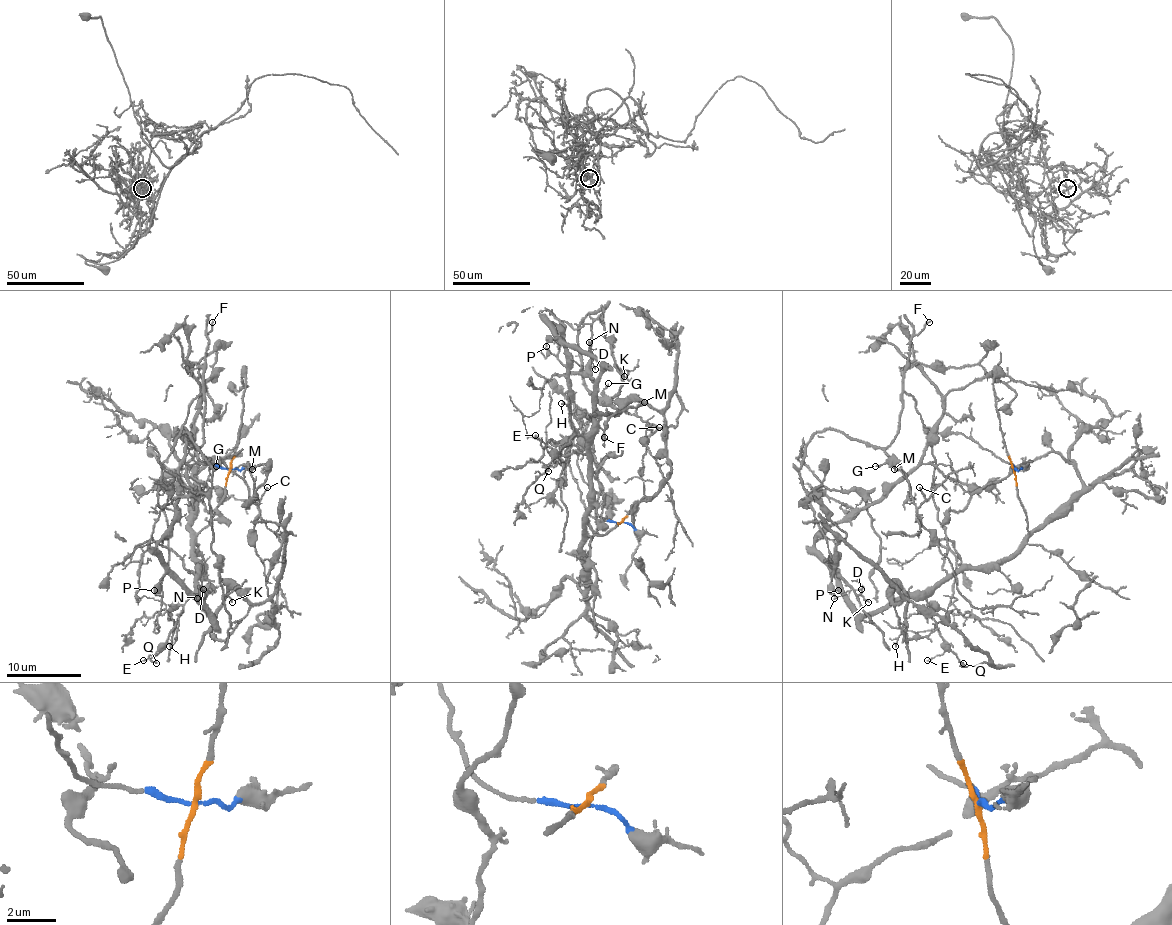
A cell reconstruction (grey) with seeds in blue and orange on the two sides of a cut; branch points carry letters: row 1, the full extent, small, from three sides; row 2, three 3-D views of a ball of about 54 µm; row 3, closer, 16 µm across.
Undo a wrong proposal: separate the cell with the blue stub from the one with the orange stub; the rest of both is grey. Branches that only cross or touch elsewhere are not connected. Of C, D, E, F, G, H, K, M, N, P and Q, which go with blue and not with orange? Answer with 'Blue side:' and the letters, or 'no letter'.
Blue side: C, F, G, K, M

